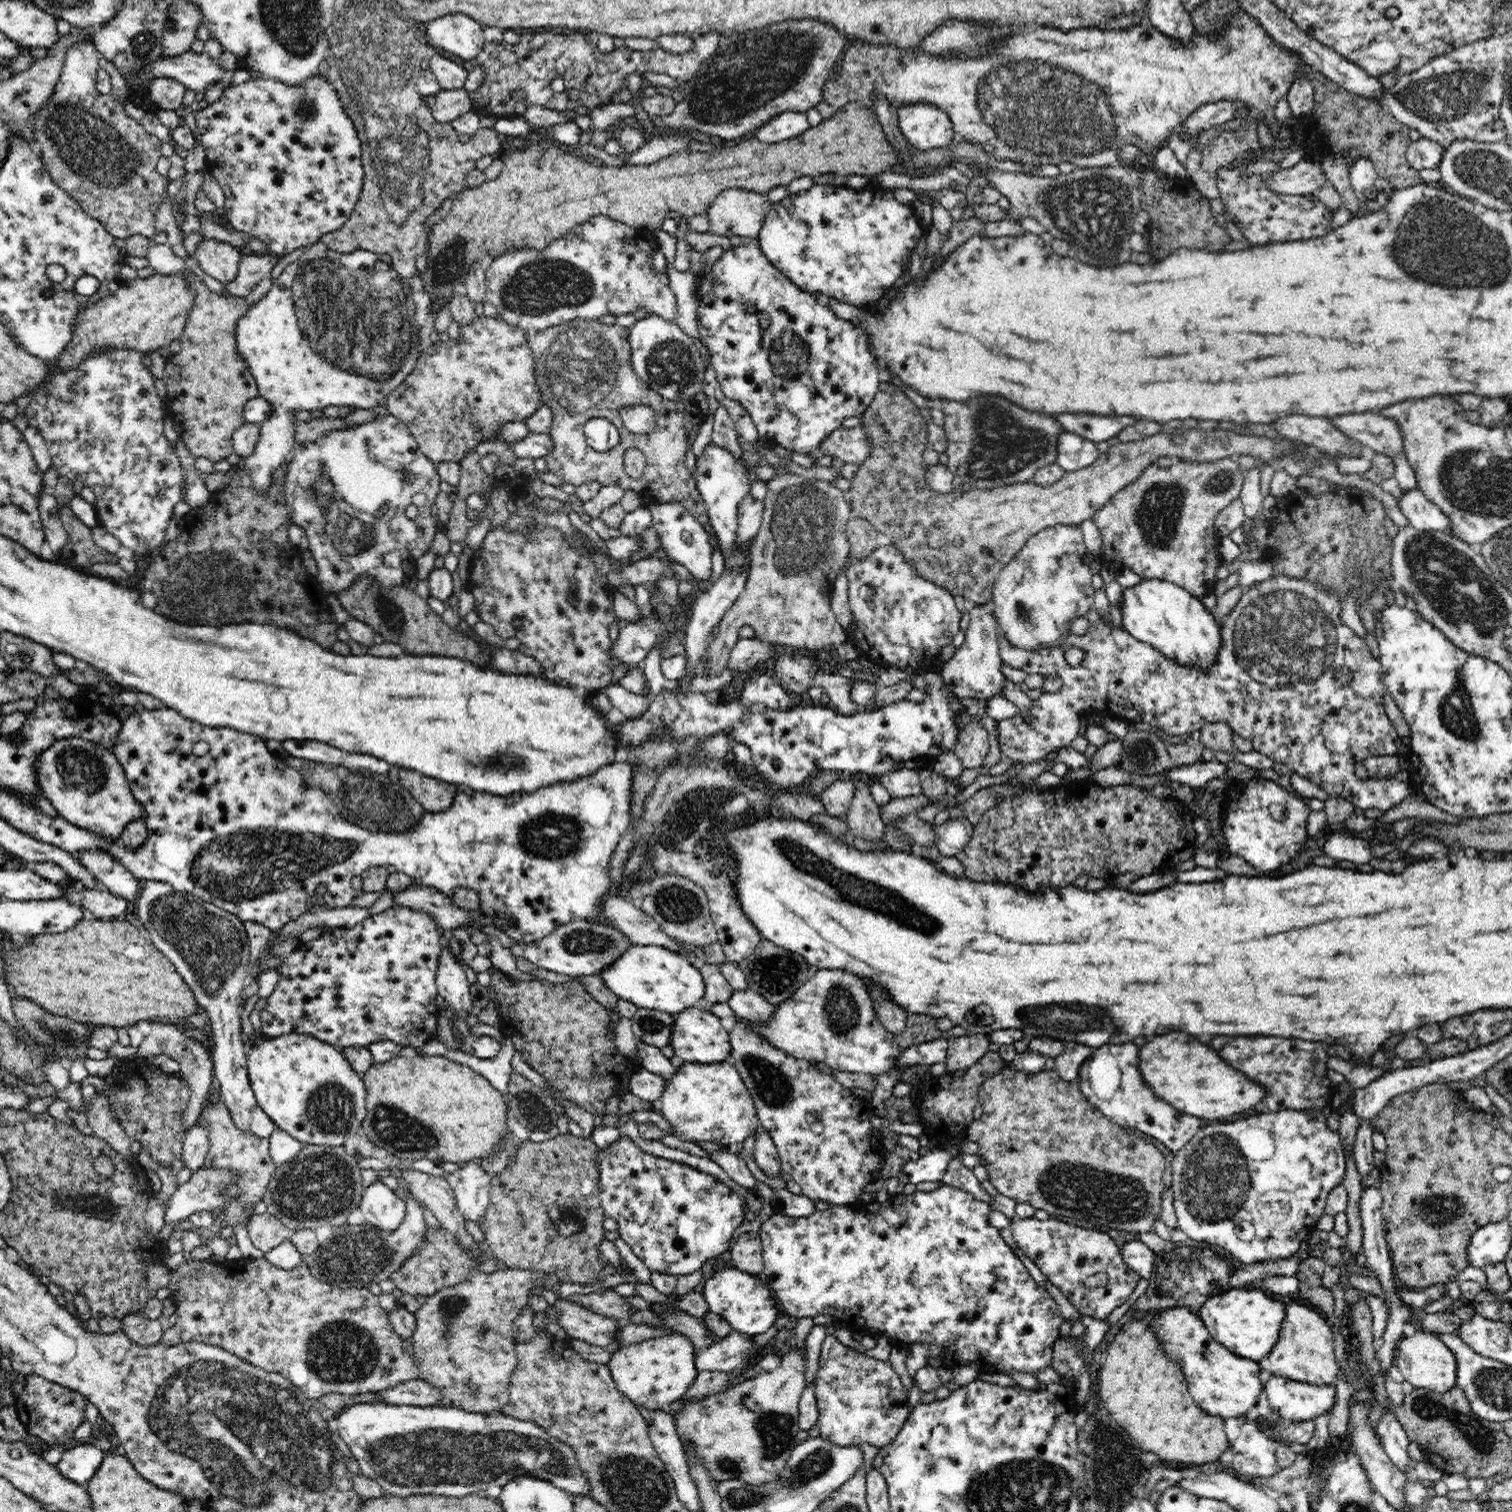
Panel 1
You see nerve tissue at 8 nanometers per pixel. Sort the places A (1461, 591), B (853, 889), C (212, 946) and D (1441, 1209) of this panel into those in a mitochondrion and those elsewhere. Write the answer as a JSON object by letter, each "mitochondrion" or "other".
{"A":"mitochondrion","B":"mitochondrion","C":"mitochondrion","D":"mitochondrion"}

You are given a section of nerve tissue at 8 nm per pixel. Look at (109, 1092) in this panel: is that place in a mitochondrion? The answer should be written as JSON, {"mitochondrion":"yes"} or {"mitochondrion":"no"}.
{"mitochondrion":"no"}

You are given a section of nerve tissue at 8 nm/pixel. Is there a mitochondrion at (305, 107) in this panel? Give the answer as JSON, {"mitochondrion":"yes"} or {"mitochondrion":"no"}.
{"mitochondrion":"yes"}

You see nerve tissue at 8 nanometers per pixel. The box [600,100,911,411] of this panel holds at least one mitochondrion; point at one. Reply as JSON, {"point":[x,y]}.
{"point":[674,364]}

